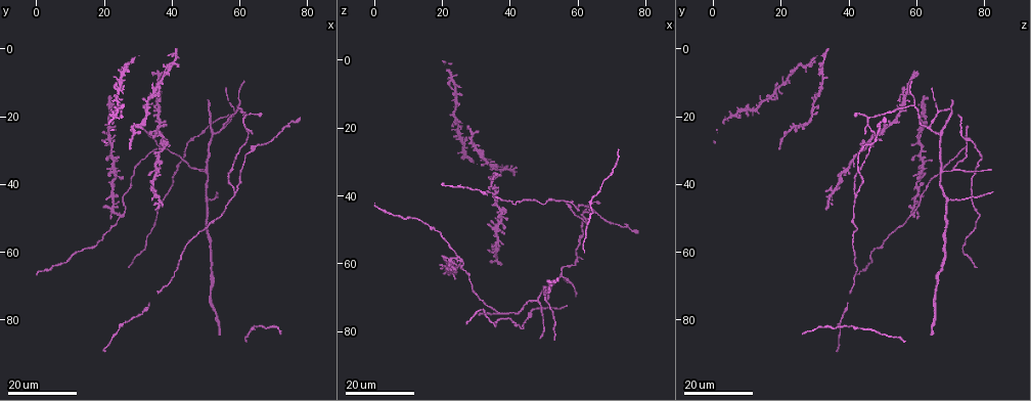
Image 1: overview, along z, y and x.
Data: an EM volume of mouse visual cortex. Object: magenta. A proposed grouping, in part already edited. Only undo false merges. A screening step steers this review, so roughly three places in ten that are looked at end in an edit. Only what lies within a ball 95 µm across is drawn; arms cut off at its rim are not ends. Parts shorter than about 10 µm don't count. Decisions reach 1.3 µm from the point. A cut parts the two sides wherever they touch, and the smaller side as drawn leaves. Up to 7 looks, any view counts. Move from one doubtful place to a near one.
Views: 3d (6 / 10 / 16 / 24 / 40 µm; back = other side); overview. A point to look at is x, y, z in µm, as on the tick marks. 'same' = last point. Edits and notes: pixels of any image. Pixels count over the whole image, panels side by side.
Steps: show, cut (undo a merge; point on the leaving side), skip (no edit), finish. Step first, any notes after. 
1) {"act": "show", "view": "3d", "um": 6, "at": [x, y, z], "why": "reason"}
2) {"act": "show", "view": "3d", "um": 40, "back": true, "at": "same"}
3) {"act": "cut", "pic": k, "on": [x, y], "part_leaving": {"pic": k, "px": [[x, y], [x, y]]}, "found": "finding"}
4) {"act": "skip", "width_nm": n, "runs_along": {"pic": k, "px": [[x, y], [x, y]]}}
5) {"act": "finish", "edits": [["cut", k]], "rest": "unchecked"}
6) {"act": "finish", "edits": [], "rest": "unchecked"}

{"act": "show", "view": "3d", "um": 16, "at": [25.0, 49.5, 58.5], "why": "four-way junction"}

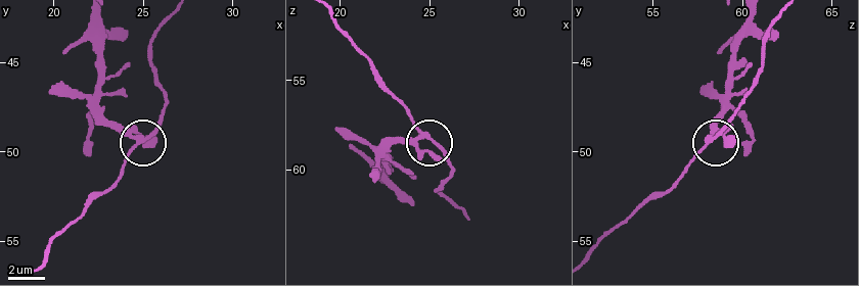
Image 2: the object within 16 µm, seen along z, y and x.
{"act": "show", "view": "3d", "um": 6, "at": [24.8, 49.3, 58.0]}

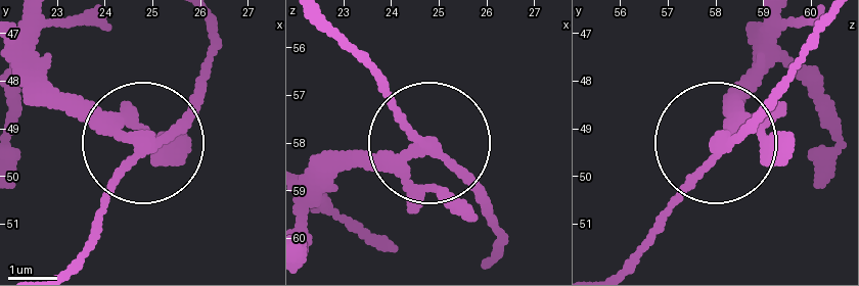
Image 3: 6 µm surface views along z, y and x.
{"act": "skip", "arms": 4, "runs_along": {"pic": 3, "px": [[824, 26], [633, 253]]}, "found": "one neuron here"}

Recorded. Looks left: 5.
{"act": "show", "view": "3d", "um": 24, "at": [58.0, 43.5, 42.0], "why": "two arms in line, one across"}

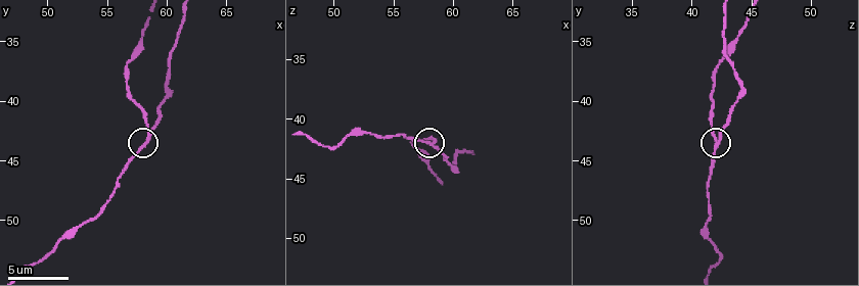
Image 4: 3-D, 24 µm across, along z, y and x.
{"act": "show", "view": "3d", "um": 6, "at": [58.6, 43.0, 42.2], "why": "closer look"}

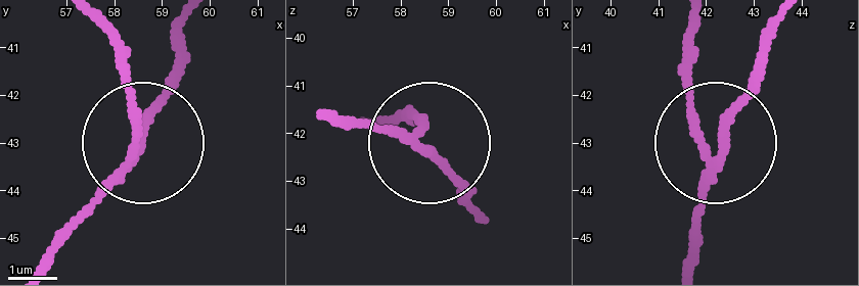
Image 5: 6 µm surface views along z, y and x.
{"act": "cut", "pic": 5, "on": [160, 97], "side_arm_um": 37, "arms": 3, "found": "a second neuron is stuck on"}

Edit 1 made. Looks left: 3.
{"act": "show", "view": "overview"}

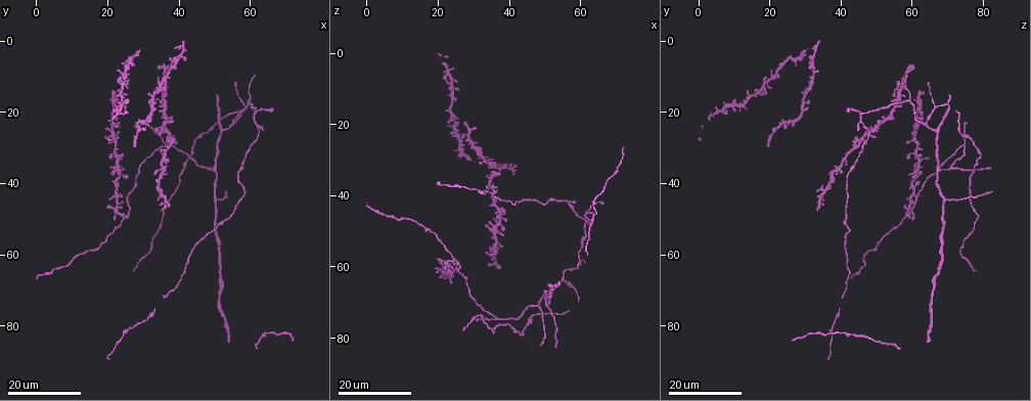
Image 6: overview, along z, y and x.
{"act": "show", "view": "3d", "um": 24, "at": [61.0, 22.0, 46.0], "why": "sudden change in width"}

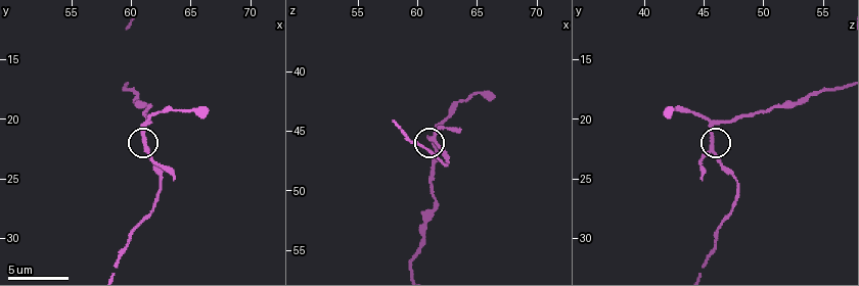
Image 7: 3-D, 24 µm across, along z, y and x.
{"act": "show", "view": "3d", "um": 6, "at": [61.2, 21.8, 45.8]}

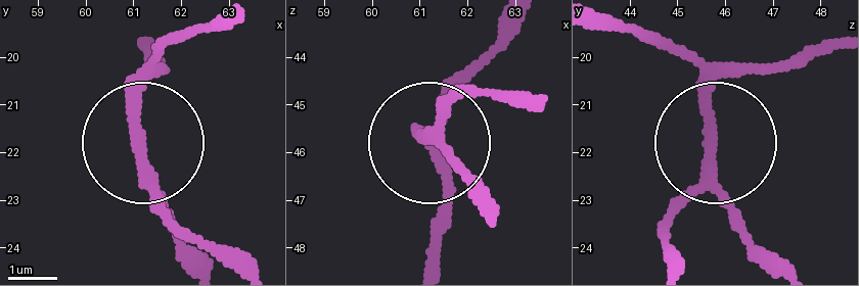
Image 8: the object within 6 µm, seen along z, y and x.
{"act": "skip", "arms": 3, "runs_along": {"pic": 8, "px": [[142, 43], [154, 72], [142, 177], [191, 263]]}, "found": "all the same neuron"}

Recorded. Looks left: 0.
{"act": "finish", "edits": [["cut", 5]], "rest": "unchecked"}

